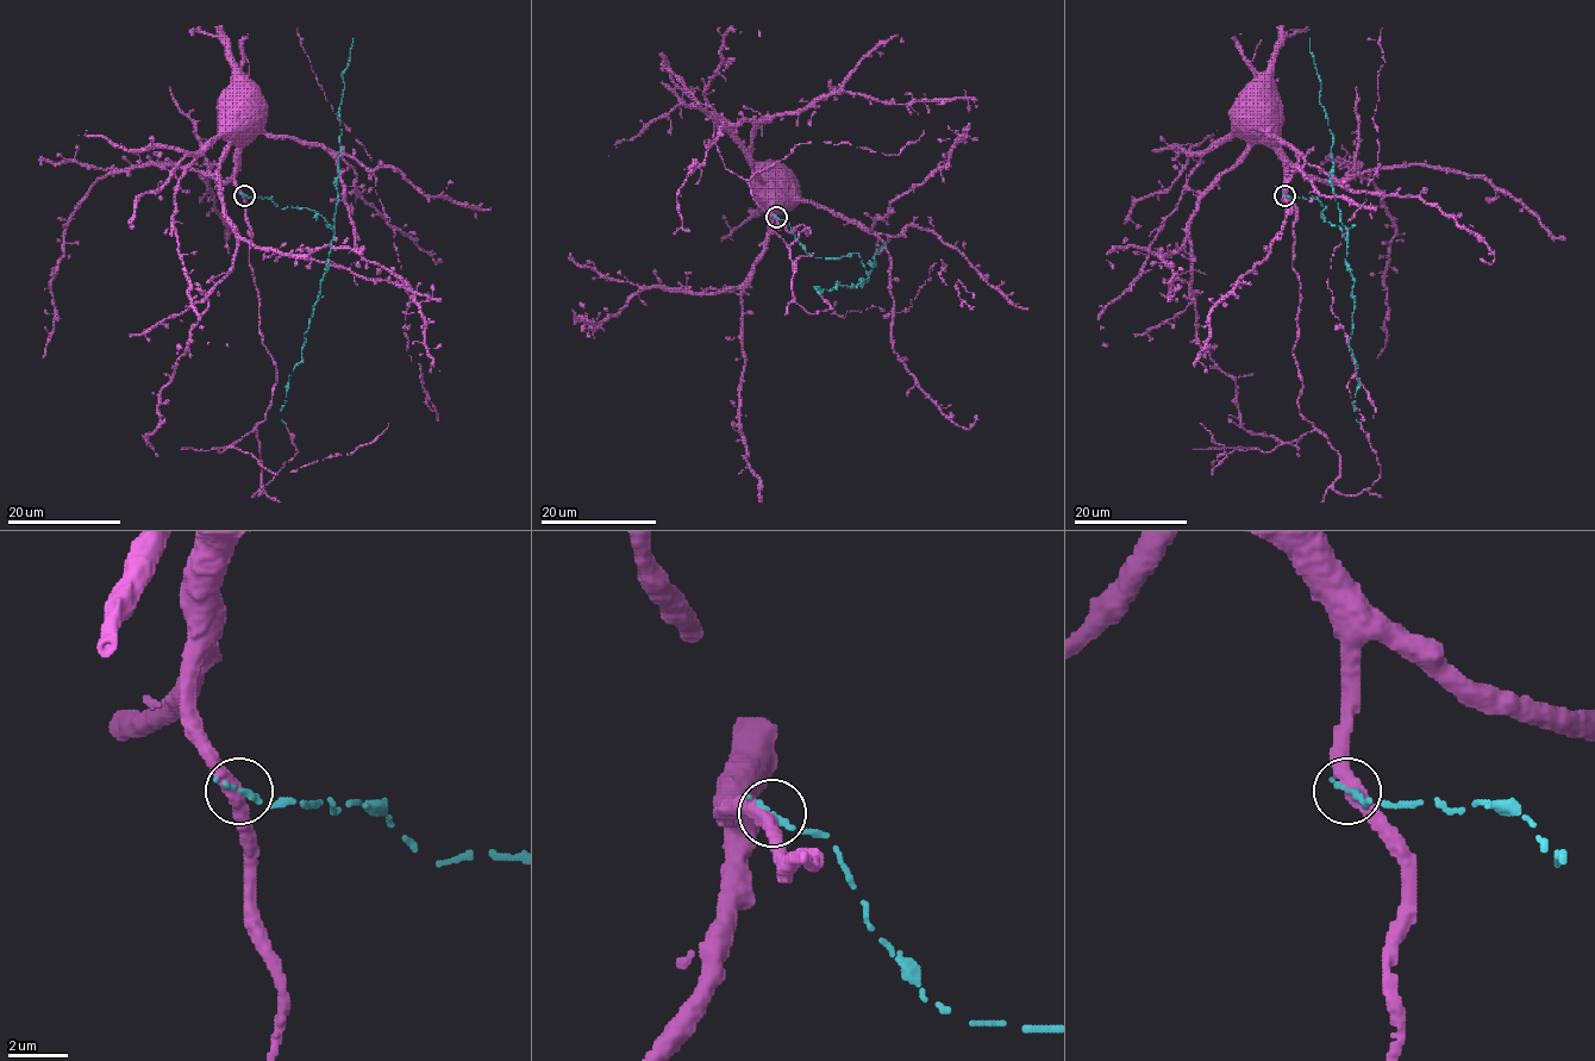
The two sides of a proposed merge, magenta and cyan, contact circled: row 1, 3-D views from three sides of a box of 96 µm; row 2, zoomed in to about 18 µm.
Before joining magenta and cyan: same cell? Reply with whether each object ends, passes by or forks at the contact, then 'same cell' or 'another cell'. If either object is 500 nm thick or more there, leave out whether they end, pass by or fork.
magenta passes by; cyan ends; same cell

